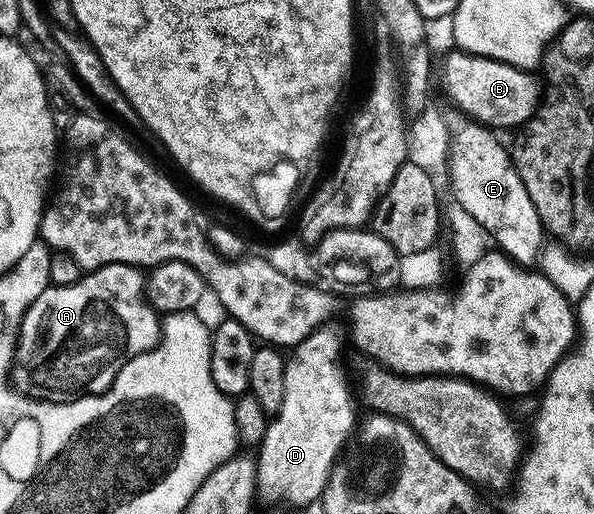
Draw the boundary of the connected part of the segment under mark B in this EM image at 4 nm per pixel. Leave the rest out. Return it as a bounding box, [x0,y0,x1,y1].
[442,51,544,131]

